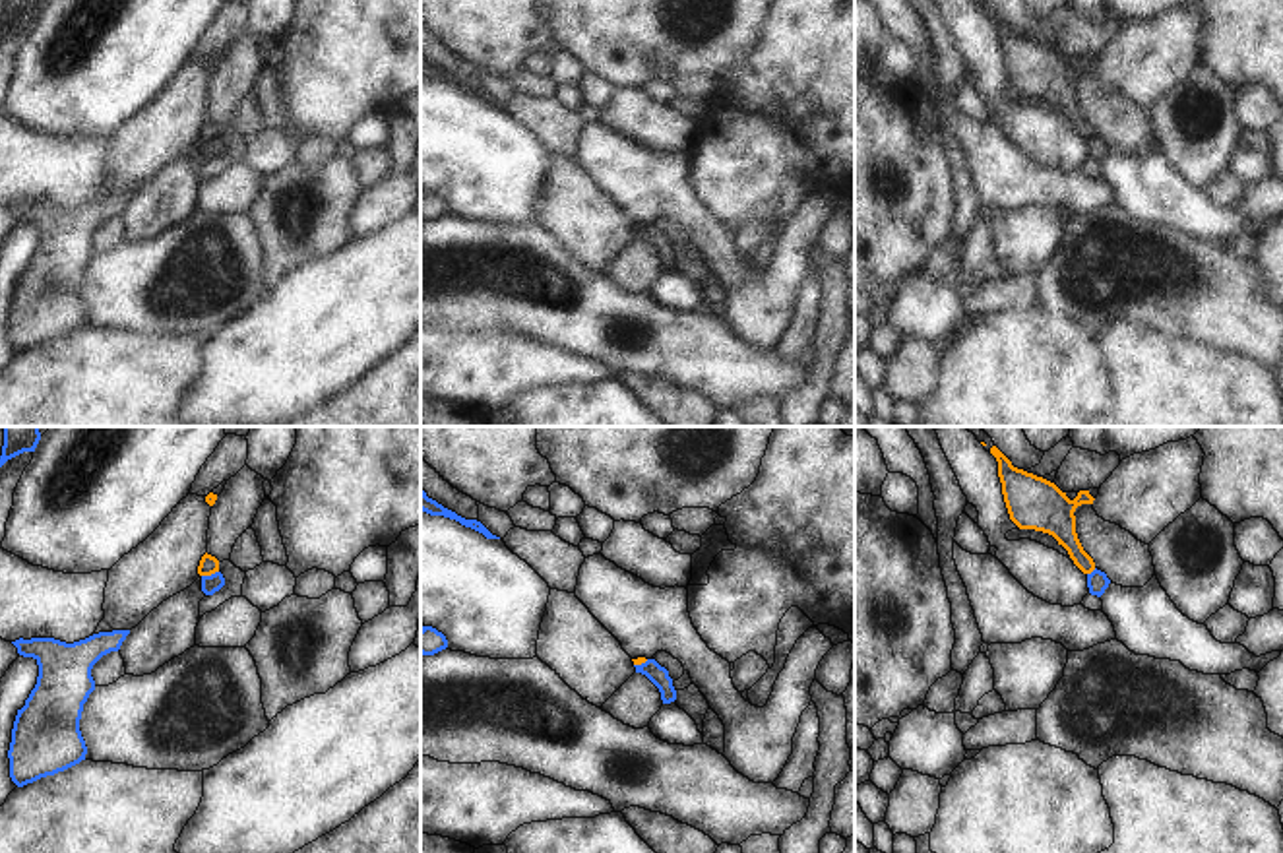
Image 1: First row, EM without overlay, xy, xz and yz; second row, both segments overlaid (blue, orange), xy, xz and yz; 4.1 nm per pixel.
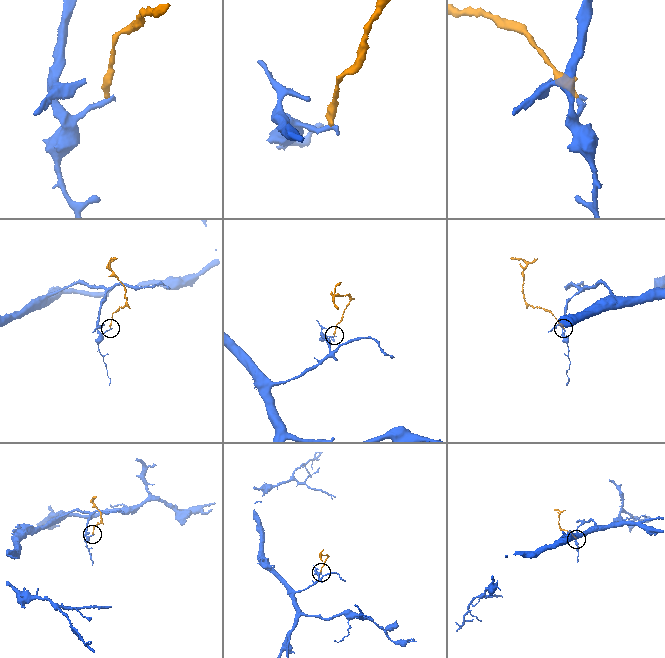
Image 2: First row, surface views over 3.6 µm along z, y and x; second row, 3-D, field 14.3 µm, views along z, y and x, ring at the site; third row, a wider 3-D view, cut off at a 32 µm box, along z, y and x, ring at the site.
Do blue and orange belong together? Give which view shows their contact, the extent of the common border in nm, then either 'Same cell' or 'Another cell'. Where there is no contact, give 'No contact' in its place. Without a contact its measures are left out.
Touches blue in xy. Shared border 80 nm. Another cell.

